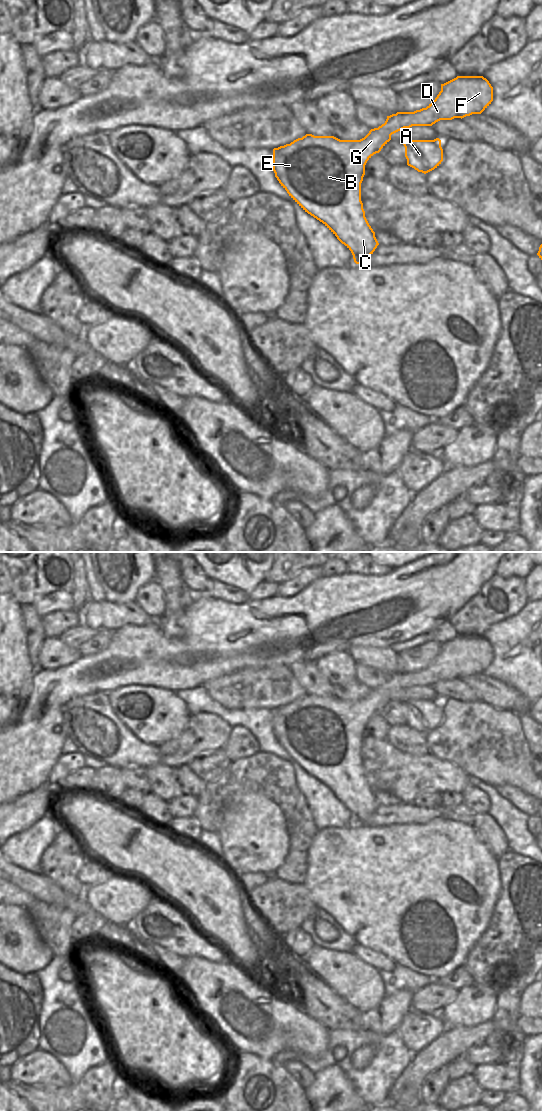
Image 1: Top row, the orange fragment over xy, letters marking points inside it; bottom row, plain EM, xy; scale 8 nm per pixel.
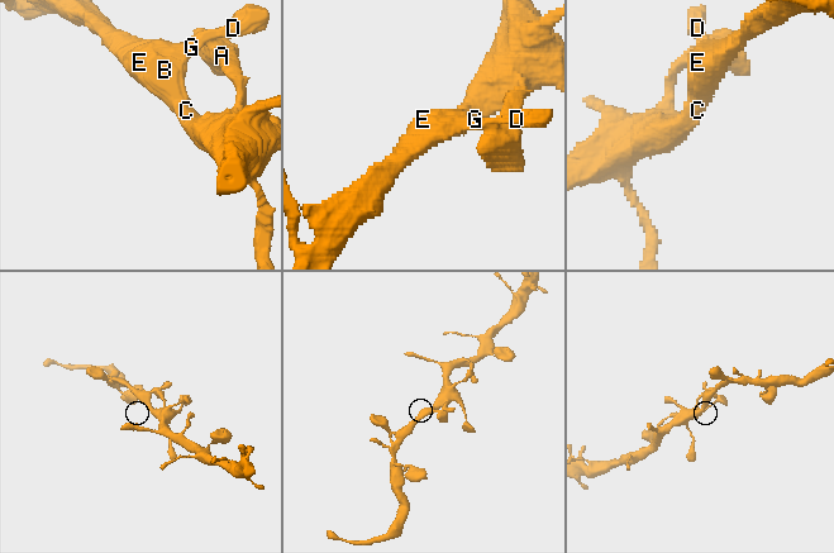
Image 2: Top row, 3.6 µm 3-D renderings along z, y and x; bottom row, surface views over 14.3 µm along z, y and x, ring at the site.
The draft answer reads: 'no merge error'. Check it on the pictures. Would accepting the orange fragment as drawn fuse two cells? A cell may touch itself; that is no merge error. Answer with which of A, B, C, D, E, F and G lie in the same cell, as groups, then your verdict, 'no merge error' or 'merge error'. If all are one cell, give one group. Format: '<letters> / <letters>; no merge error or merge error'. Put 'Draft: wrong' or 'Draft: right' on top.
Draft: right
A B C D E F G; no merge error

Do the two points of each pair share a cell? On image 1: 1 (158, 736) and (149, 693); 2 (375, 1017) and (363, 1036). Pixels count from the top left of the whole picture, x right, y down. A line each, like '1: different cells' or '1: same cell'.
1: same cell
2: different cells

